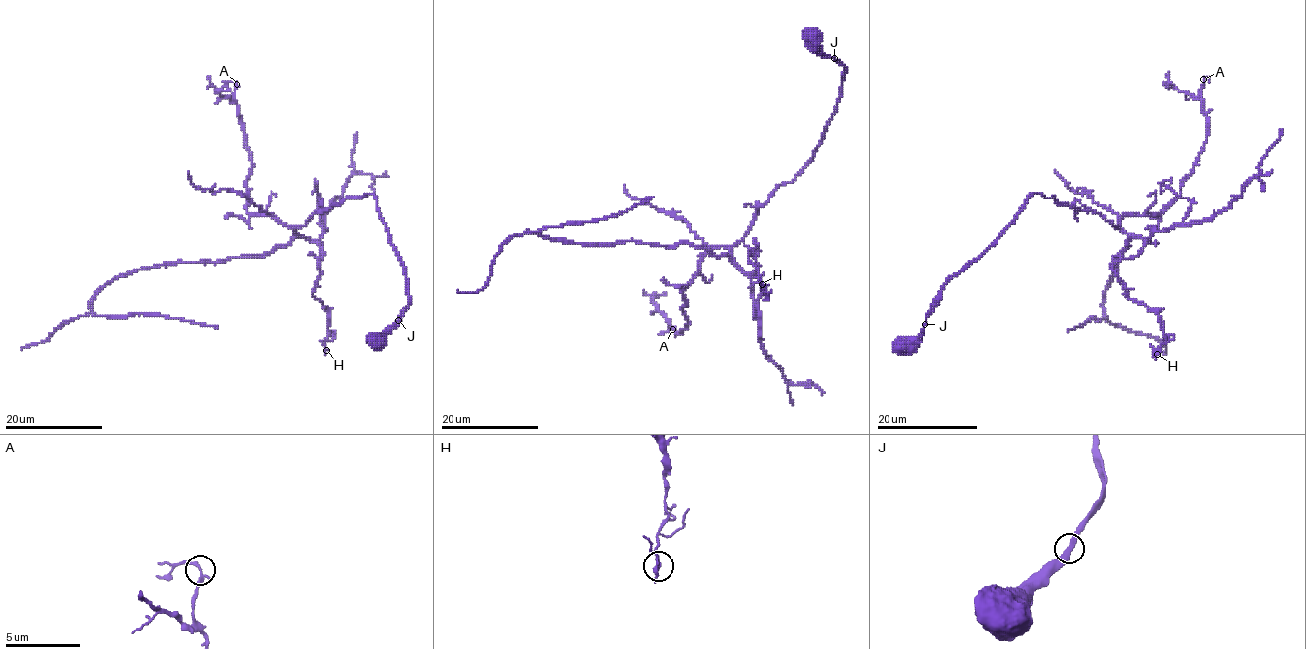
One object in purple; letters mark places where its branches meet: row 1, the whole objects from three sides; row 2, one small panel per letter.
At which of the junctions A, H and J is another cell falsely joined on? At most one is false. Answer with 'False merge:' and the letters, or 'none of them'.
False merge: none of them

